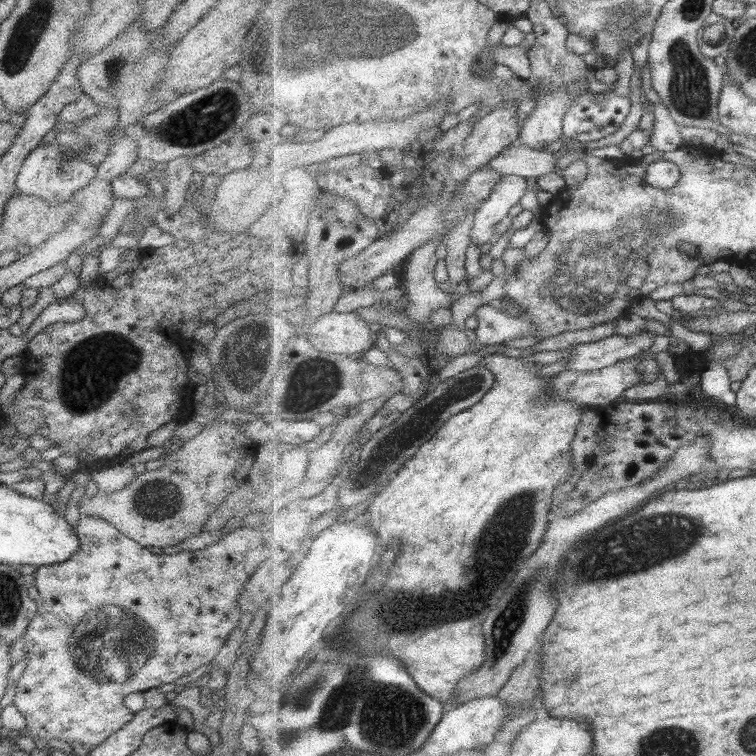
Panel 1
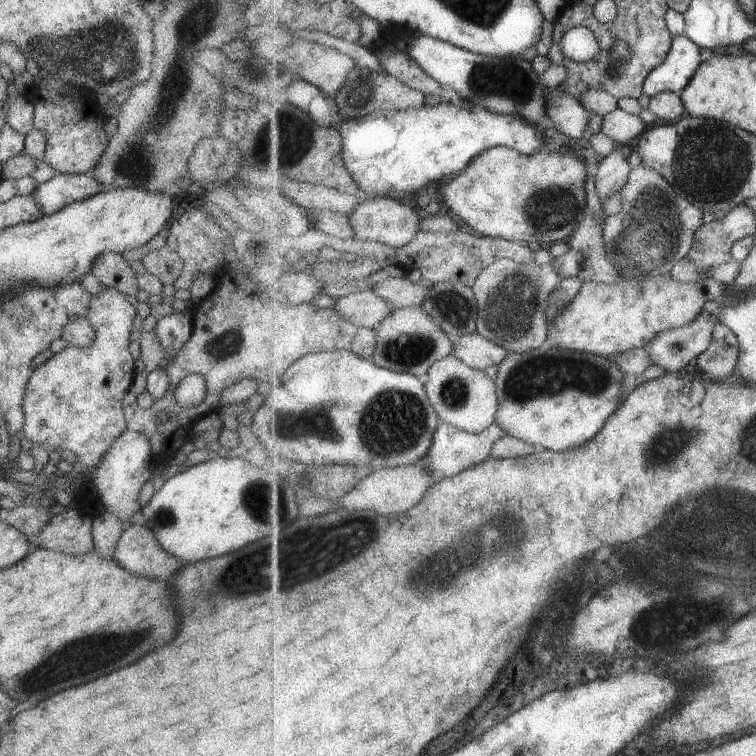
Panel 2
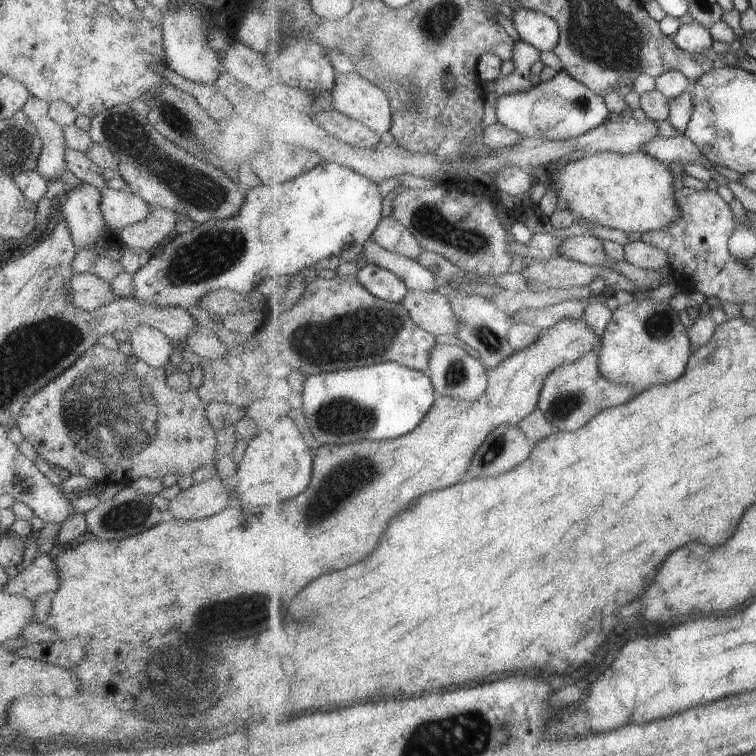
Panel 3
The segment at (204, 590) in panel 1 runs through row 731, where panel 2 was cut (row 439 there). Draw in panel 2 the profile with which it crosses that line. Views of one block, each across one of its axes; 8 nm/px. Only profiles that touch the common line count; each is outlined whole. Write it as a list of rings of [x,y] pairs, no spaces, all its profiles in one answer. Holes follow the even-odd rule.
[[[103,287],[97,295],[90,296],[85,318],[92,324],[94,340],[85,347],[66,347],[54,353],[49,360],[33,368],[25,384],[21,411],[24,442],[36,445],[49,453],[67,450],[76,461],[85,465],[87,471],[96,468],[112,448],[113,442],[125,431],[126,423],[121,409],[121,400],[130,390],[134,380],[134,360],[129,354],[129,333],[138,318],[133,300],[122,293]]]

